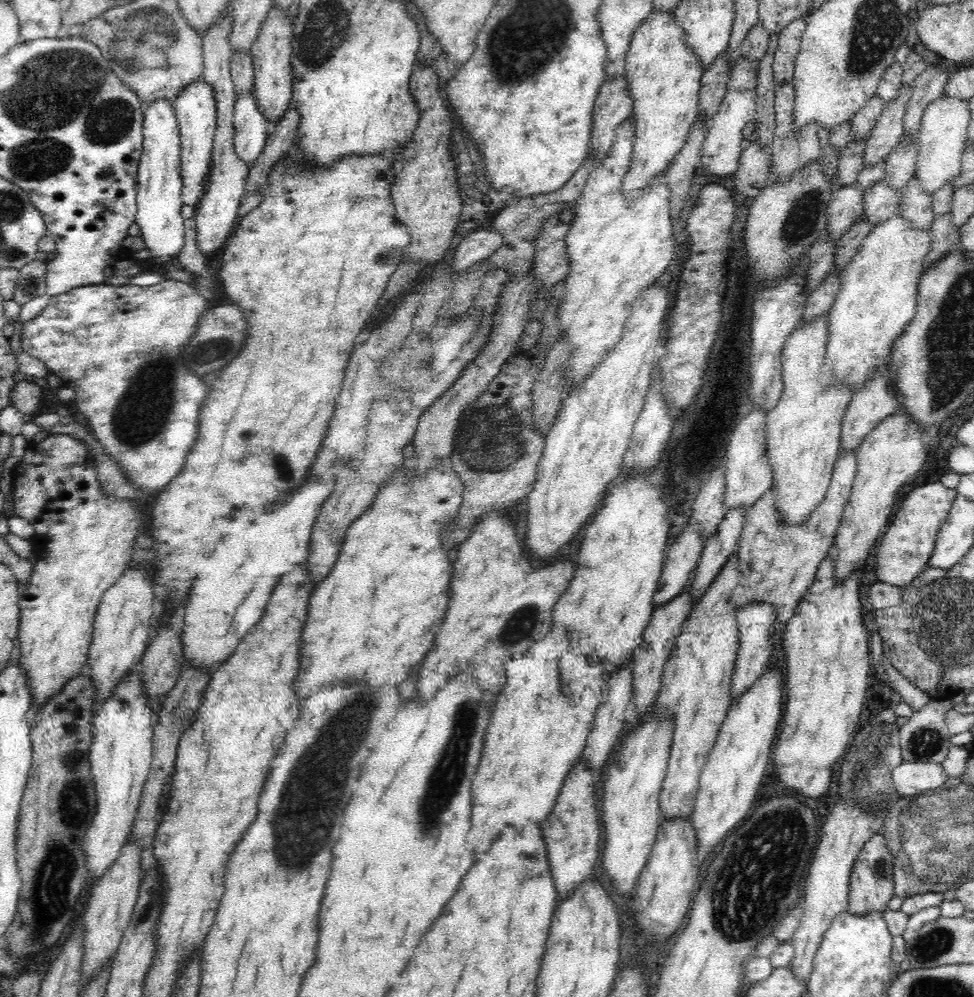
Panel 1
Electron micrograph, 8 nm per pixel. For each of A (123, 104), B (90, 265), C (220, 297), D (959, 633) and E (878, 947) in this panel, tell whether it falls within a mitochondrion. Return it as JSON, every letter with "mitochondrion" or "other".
{"A":"mitochondrion","B":"other","C":"other","D":"mitochondrion","E":"other"}

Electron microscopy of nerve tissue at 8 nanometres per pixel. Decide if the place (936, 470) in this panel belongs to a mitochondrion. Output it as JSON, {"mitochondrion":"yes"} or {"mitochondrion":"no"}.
{"mitochondrion":"no"}

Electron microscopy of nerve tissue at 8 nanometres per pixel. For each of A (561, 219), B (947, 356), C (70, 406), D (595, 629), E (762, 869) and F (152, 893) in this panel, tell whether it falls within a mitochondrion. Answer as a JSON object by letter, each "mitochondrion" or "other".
{"A":"mitochondrion","B":"mitochondrion","C":"other","D":"other","E":"mitochondrion","F":"mitochondrion"}

